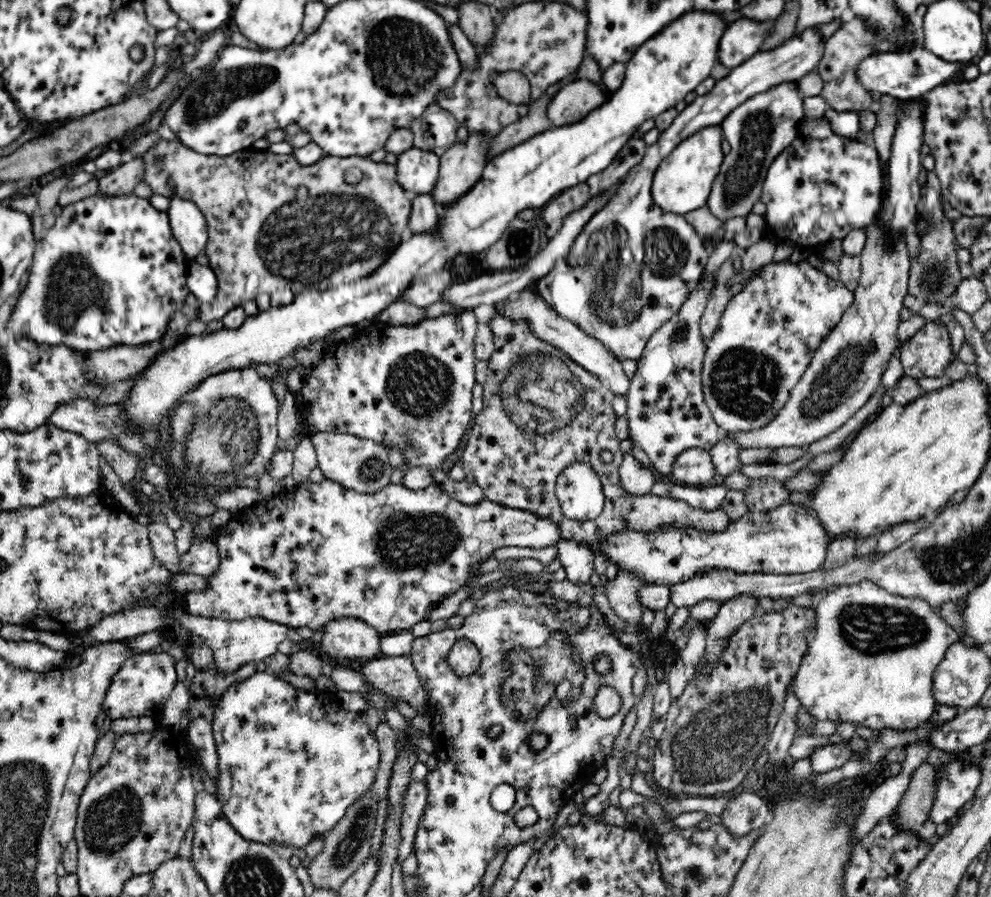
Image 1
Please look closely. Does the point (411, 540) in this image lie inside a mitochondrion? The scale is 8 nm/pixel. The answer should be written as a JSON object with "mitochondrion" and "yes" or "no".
{"mitochondrion":"yes"}

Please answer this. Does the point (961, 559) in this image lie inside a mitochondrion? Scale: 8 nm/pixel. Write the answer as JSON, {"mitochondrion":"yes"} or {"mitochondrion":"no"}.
{"mitochondrion":"yes"}

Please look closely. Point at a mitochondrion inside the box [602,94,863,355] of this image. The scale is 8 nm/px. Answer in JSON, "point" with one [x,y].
{"point":[757,126]}

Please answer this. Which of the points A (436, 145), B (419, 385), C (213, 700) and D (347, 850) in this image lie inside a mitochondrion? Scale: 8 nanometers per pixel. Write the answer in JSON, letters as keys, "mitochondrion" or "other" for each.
{"A":"other","B":"mitochondrion","C":"other","D":"mitochondrion"}

